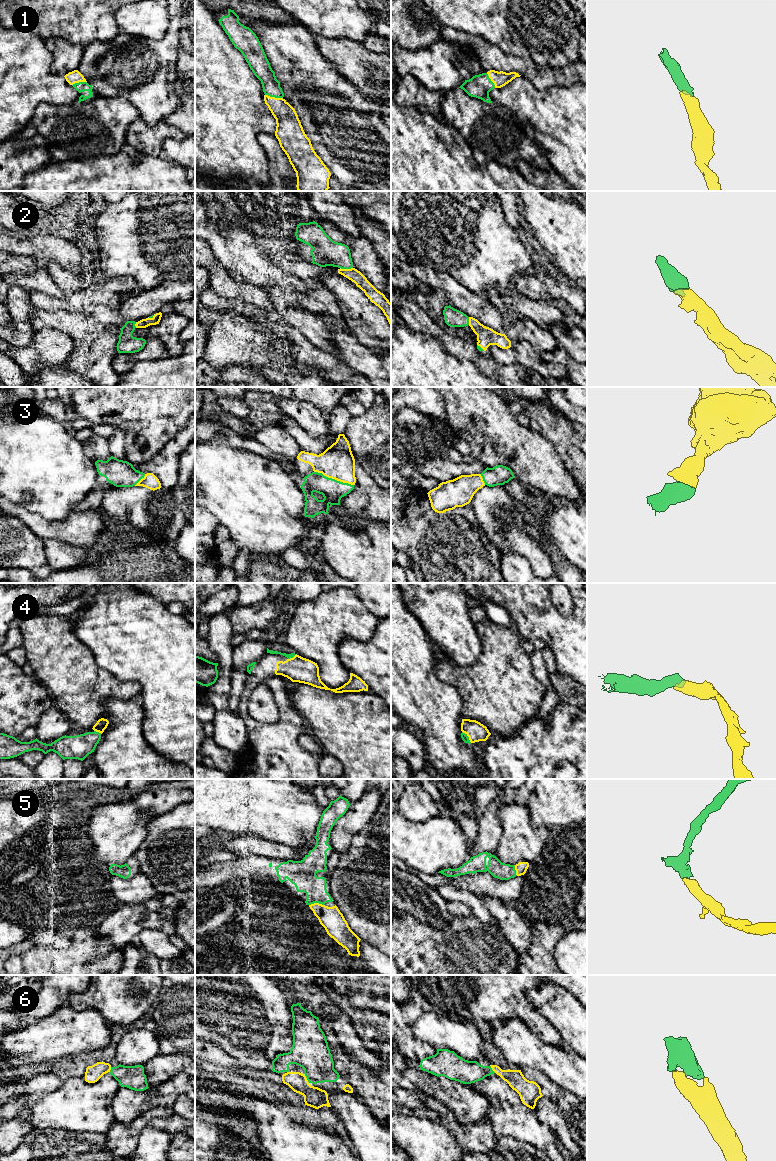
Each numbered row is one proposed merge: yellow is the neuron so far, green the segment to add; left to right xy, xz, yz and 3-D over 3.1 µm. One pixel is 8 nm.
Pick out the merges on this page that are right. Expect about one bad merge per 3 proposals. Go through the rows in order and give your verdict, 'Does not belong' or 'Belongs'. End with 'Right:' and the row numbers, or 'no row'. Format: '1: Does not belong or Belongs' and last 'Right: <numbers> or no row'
1: Belongs
2: Belongs
3: Belongs
4: Belongs
5: Belongs
6: Belongs
Right: 1, 2, 3, 4, 5, 6

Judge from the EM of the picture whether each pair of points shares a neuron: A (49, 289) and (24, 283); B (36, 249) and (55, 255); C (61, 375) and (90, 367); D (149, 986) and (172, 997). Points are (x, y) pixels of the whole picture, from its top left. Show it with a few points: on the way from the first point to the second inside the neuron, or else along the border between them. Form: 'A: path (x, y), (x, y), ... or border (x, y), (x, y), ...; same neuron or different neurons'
A: path (43, 283), (30, 283); same neuron
B: path (41, 249), (50, 252); same neuron
C: border (65, 365), (82, 376); different neurons
D: border (162, 988), (151, 1005); different neurons

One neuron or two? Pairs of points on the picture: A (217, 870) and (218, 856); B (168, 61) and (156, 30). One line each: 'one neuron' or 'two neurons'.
A: two neurons
B: two neurons

